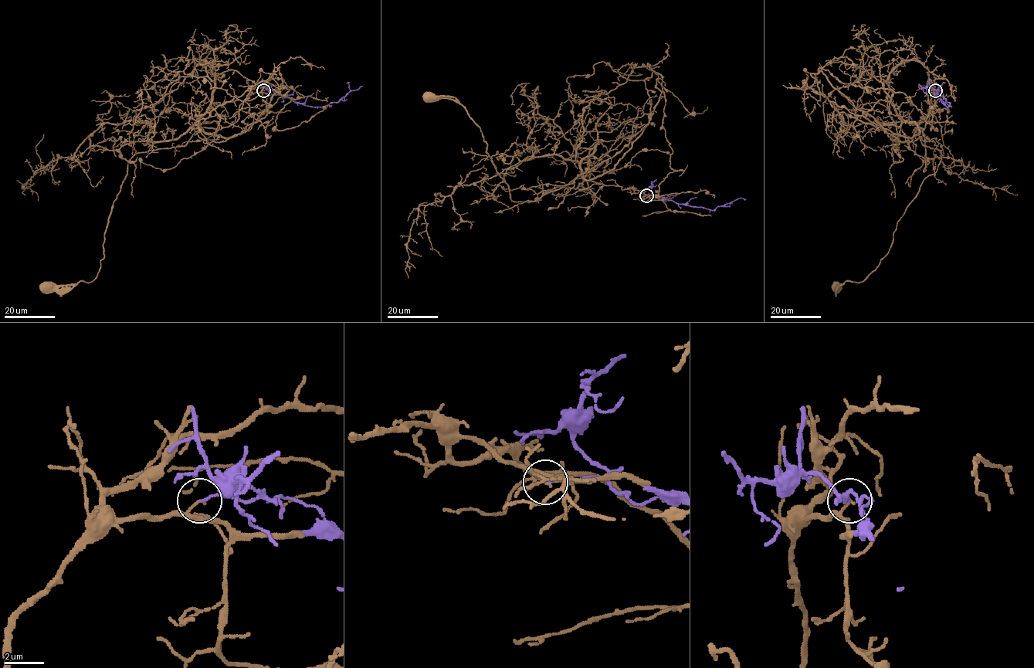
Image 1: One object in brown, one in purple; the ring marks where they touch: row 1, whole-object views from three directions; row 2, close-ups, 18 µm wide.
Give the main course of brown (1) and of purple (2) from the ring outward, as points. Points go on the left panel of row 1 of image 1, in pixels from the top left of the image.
1: (263, 90), (227, 127), (201, 127), (183, 146), (132, 157), (97, 276), (46, 286)
2: (263, 90), (276, 89), (294, 101), (307, 106), (323, 106), (338, 102), (350, 91), (363, 86)

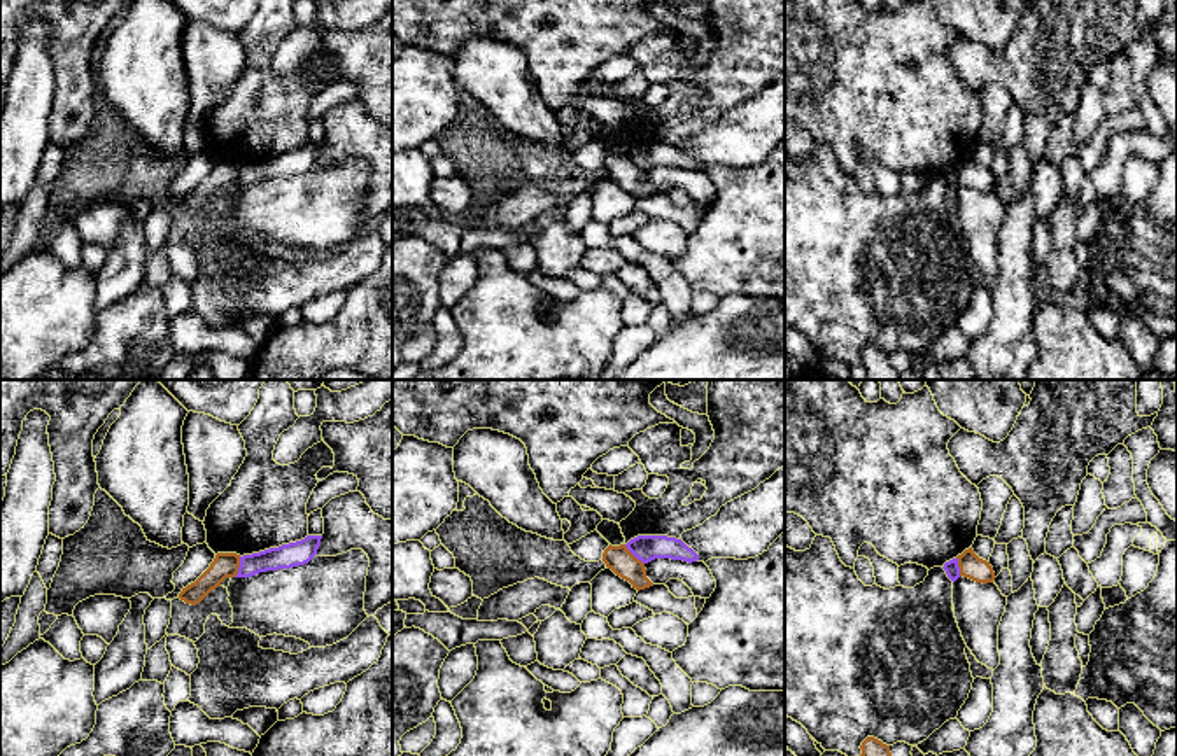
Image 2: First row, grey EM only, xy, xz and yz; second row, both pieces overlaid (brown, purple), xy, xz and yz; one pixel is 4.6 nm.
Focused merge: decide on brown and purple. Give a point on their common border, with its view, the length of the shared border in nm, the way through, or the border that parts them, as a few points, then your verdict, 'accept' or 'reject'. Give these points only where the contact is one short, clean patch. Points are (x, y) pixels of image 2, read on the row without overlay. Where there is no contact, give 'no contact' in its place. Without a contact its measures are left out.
xz (633, 163) | 130 nm | across xz (619, 167), (633, 163), (645, 156) | accept

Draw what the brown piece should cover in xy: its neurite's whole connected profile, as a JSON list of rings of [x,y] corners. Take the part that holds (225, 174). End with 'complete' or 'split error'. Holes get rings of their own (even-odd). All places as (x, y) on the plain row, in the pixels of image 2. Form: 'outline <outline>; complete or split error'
outline [[[307,144],[301,149],[270,156],[252,163],[217,161],[210,175],[191,192],[182,196],[179,206],[200,212],[226,186],[250,186],[266,178],[291,177],[308,172],[321,154],[322,144]]]; split error

